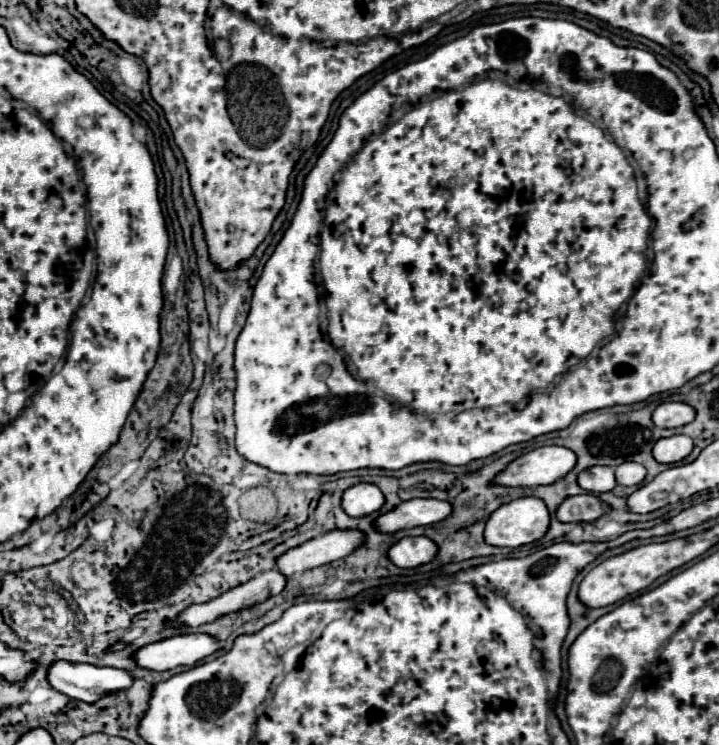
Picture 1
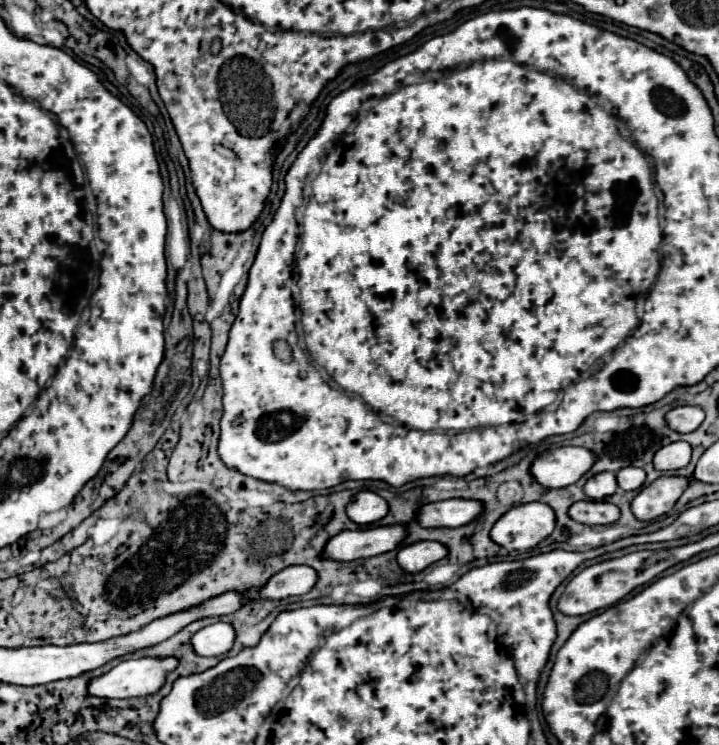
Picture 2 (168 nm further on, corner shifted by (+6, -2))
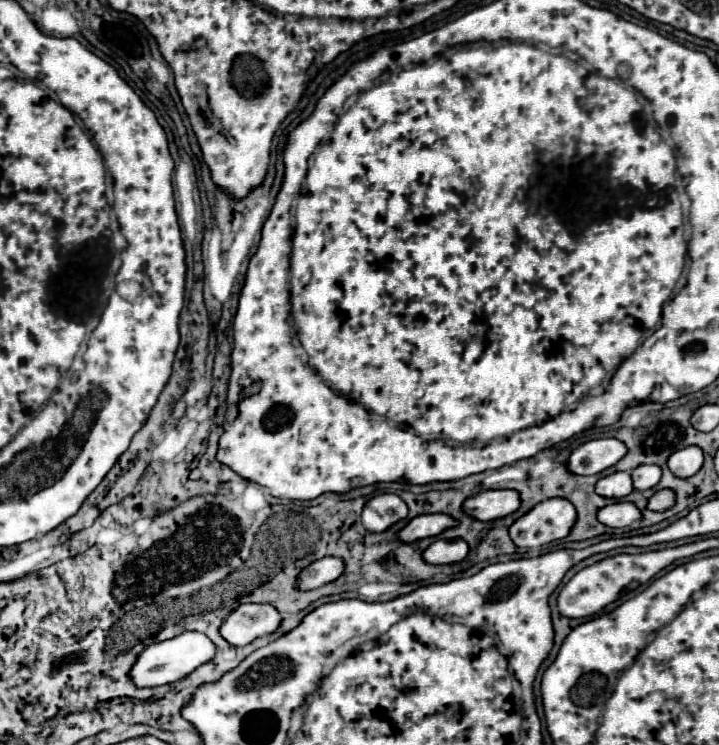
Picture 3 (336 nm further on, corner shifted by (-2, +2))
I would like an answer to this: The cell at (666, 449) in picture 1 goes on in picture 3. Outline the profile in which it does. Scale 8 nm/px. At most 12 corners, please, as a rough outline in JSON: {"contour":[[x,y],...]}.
{"contour":[[699,446],[677,450],[667,464],[677,478],[691,478],[703,466]]}

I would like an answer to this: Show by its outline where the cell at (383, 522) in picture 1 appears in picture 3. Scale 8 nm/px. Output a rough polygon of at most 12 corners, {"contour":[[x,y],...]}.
{"contour":[[485,490],[467,498],[475,518],[487,522],[517,512],[517,490]]}

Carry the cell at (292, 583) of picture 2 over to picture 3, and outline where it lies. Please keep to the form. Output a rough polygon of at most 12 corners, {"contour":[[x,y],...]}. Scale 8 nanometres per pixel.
{"contour":[[335,556],[309,564],[299,588],[313,590],[337,580],[345,562]]}

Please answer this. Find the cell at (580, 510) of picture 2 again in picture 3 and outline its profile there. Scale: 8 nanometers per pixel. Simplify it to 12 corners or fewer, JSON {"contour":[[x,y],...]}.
{"contour":[[631,502],[599,510],[599,520],[611,528],[627,528],[641,520]]}

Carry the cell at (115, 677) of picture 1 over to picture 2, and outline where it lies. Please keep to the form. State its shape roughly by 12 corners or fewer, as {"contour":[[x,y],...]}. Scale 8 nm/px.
{"contour":[[175,658],[123,660],[91,678],[97,698],[155,694]]}

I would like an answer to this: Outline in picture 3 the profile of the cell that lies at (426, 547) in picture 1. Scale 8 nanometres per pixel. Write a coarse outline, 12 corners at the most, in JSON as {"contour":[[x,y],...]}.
{"contour":[[463,538],[437,540],[423,558],[429,564],[457,564],[469,554]]}

